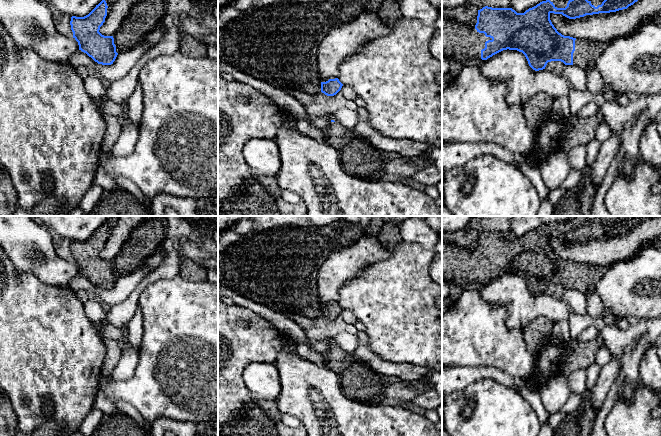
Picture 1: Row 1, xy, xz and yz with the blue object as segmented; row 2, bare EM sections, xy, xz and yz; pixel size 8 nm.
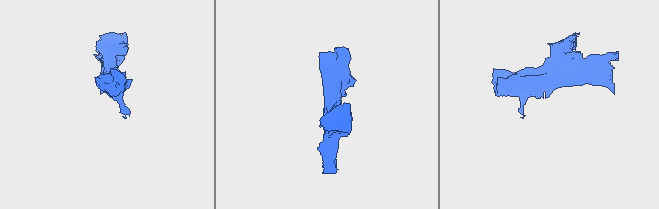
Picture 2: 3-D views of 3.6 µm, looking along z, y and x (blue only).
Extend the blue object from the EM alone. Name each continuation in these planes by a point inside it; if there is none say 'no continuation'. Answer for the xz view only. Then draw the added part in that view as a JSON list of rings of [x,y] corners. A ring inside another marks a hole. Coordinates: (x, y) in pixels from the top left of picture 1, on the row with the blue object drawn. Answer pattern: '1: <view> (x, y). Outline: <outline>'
1: xz (358, 158). Outline: [[[337,122],[321,131],[326,143],[339,153],[341,168],[353,177],[371,182],[381,180],[386,164],[397,157],[375,149],[368,141],[356,137],[350,129]]]

